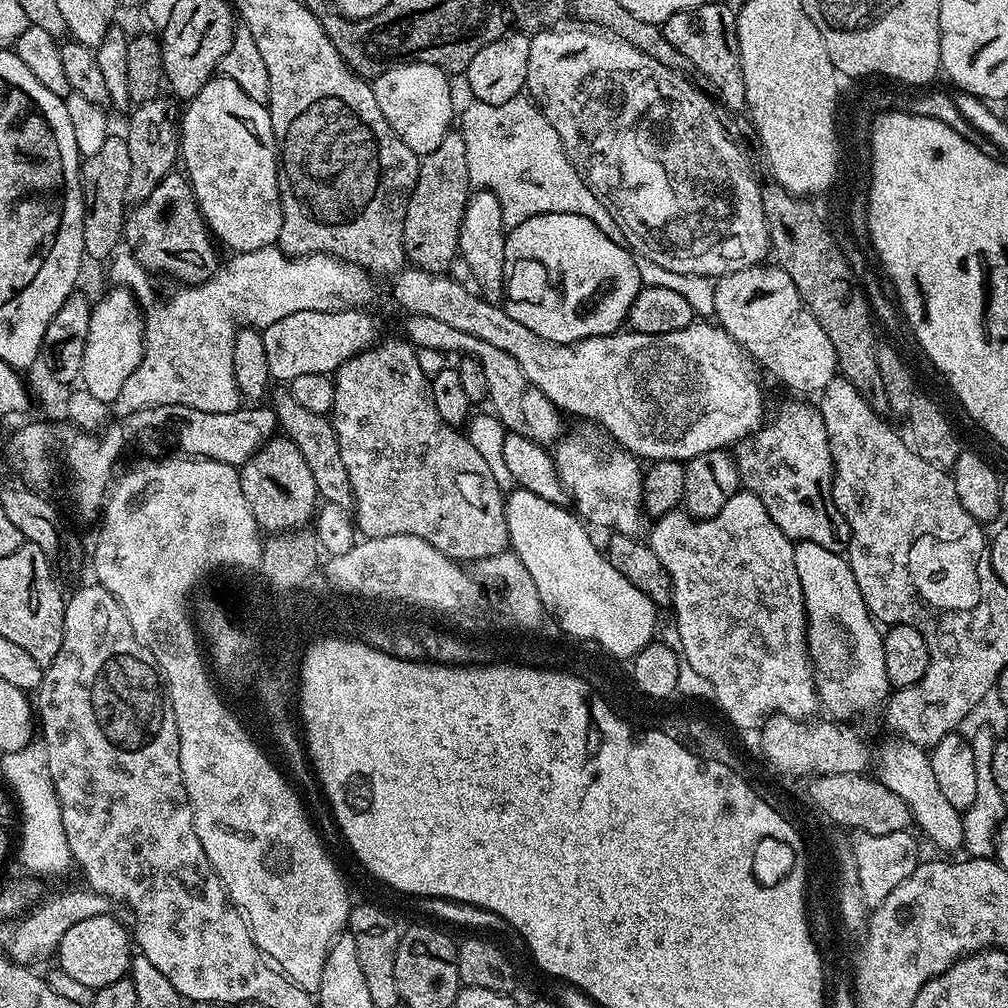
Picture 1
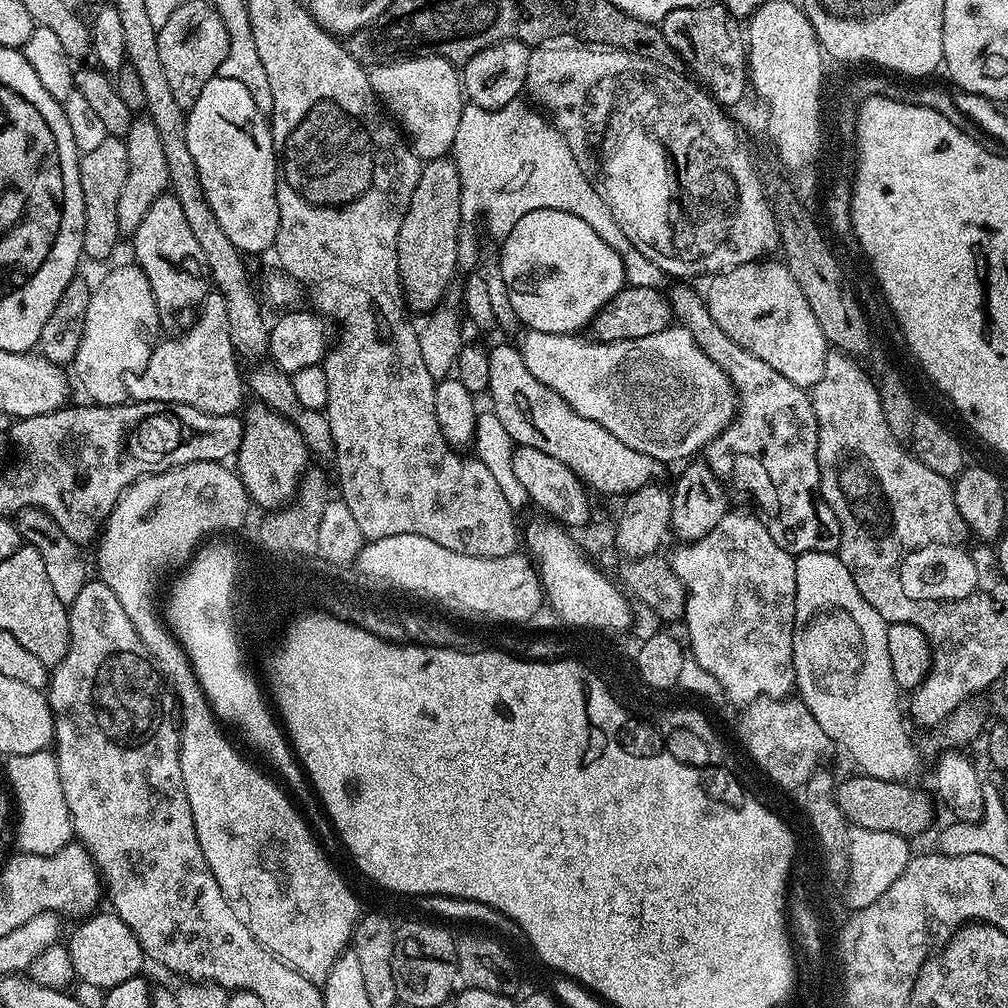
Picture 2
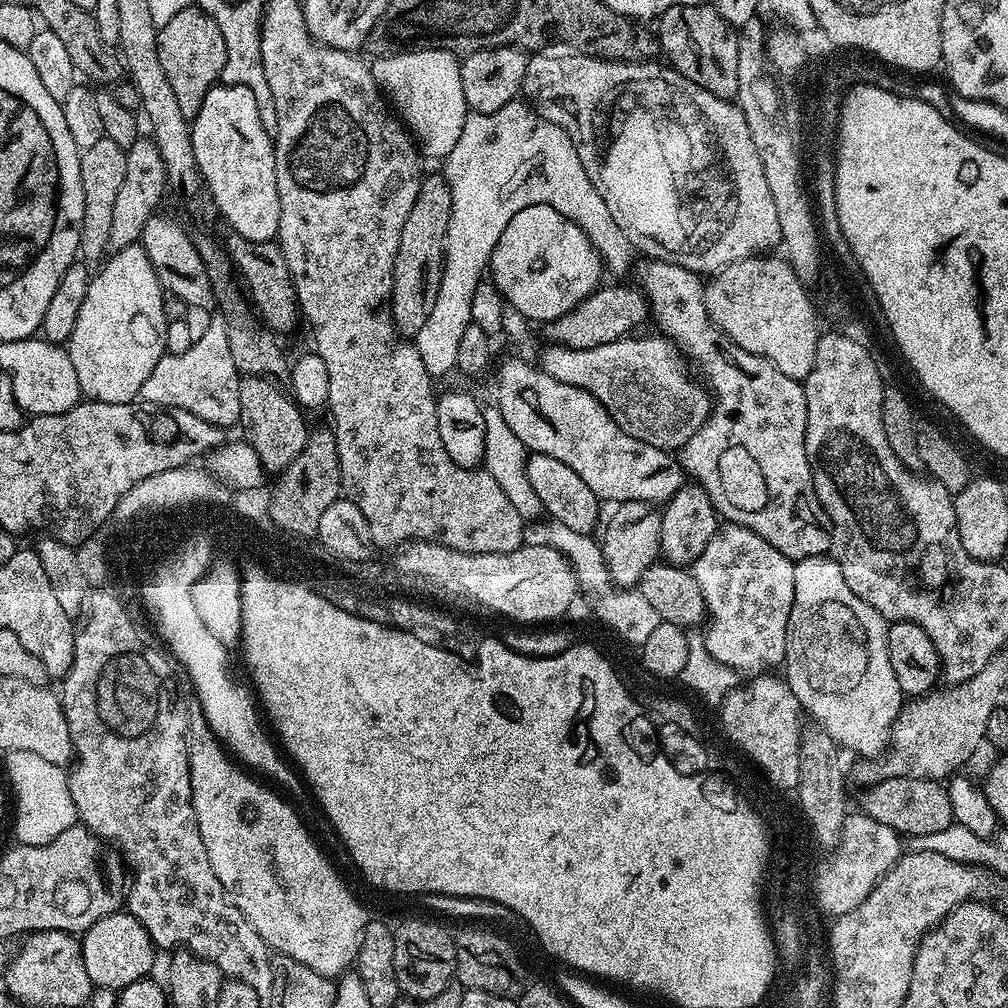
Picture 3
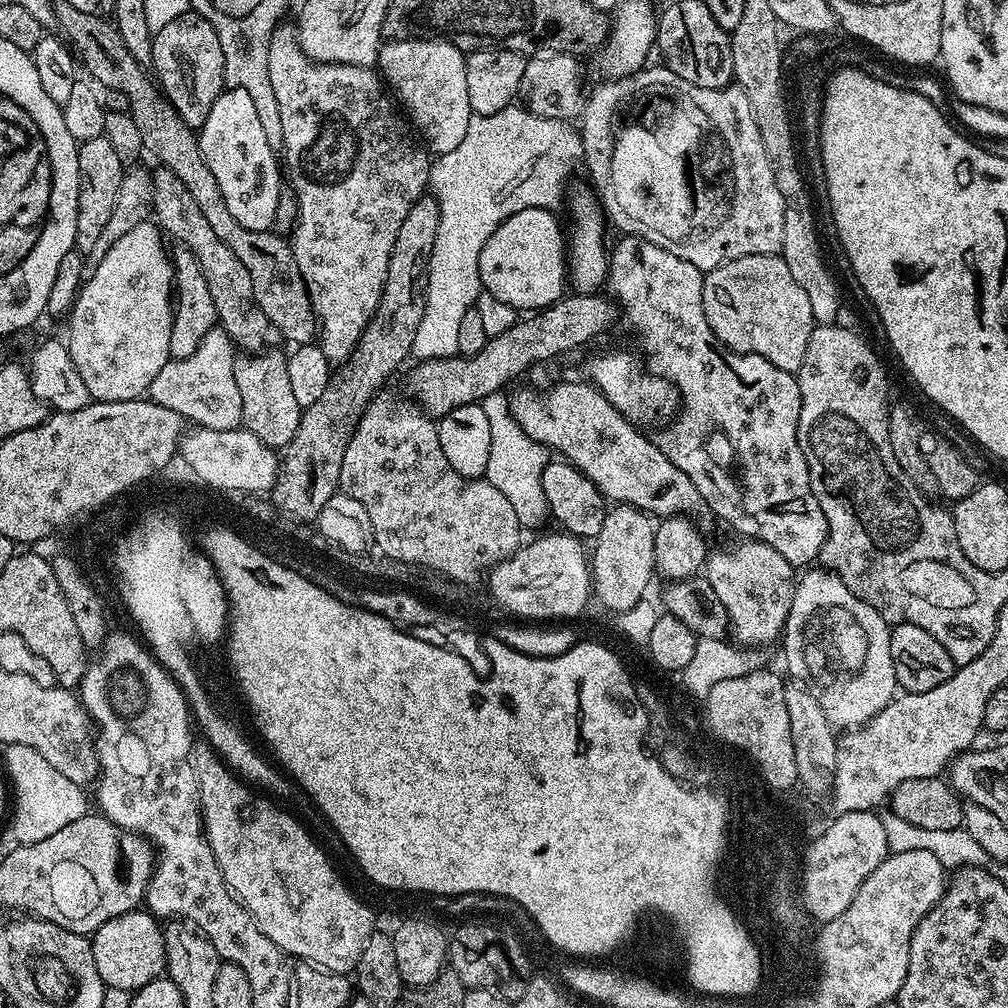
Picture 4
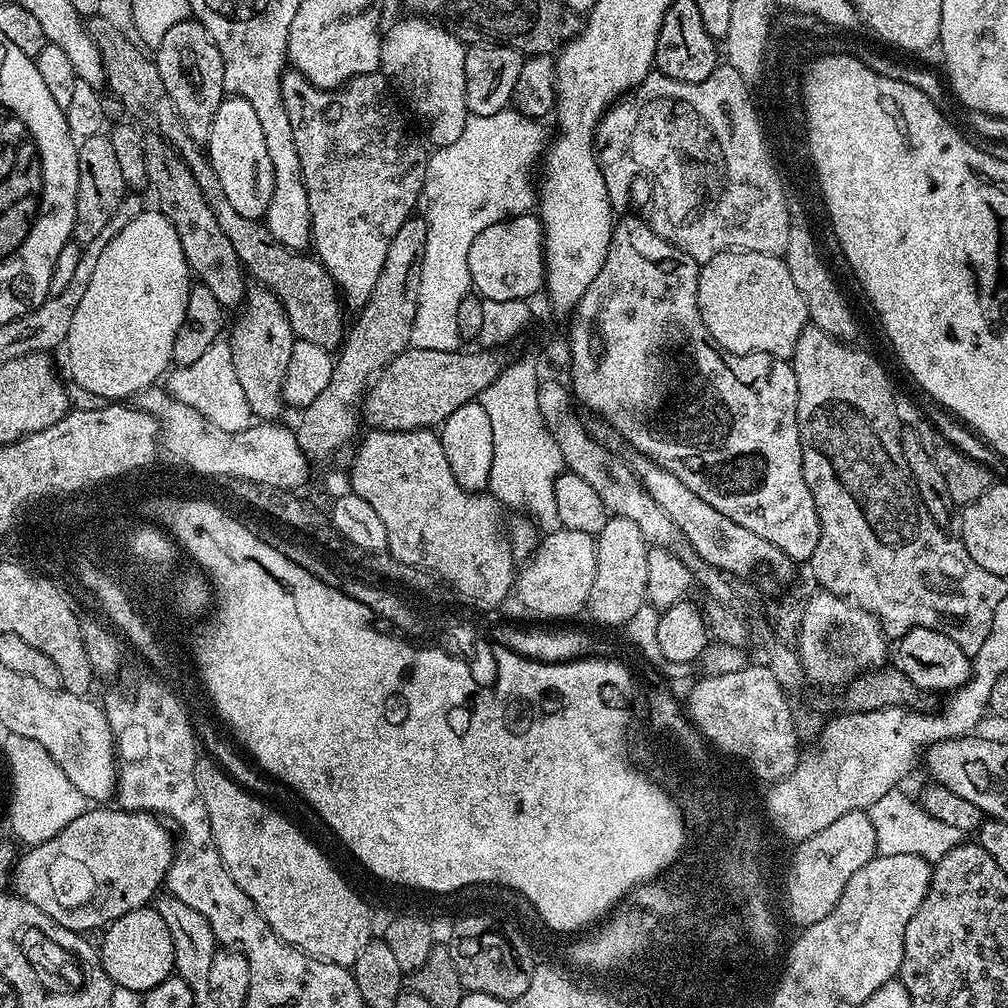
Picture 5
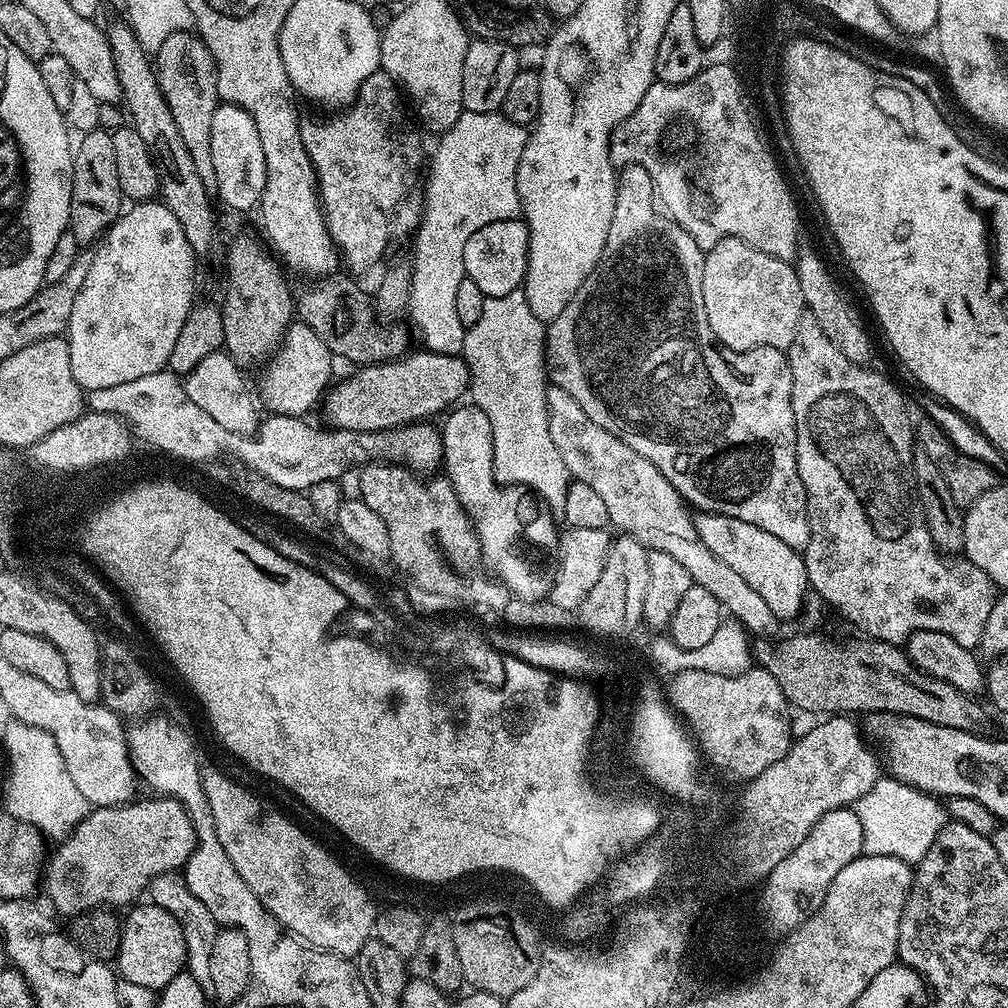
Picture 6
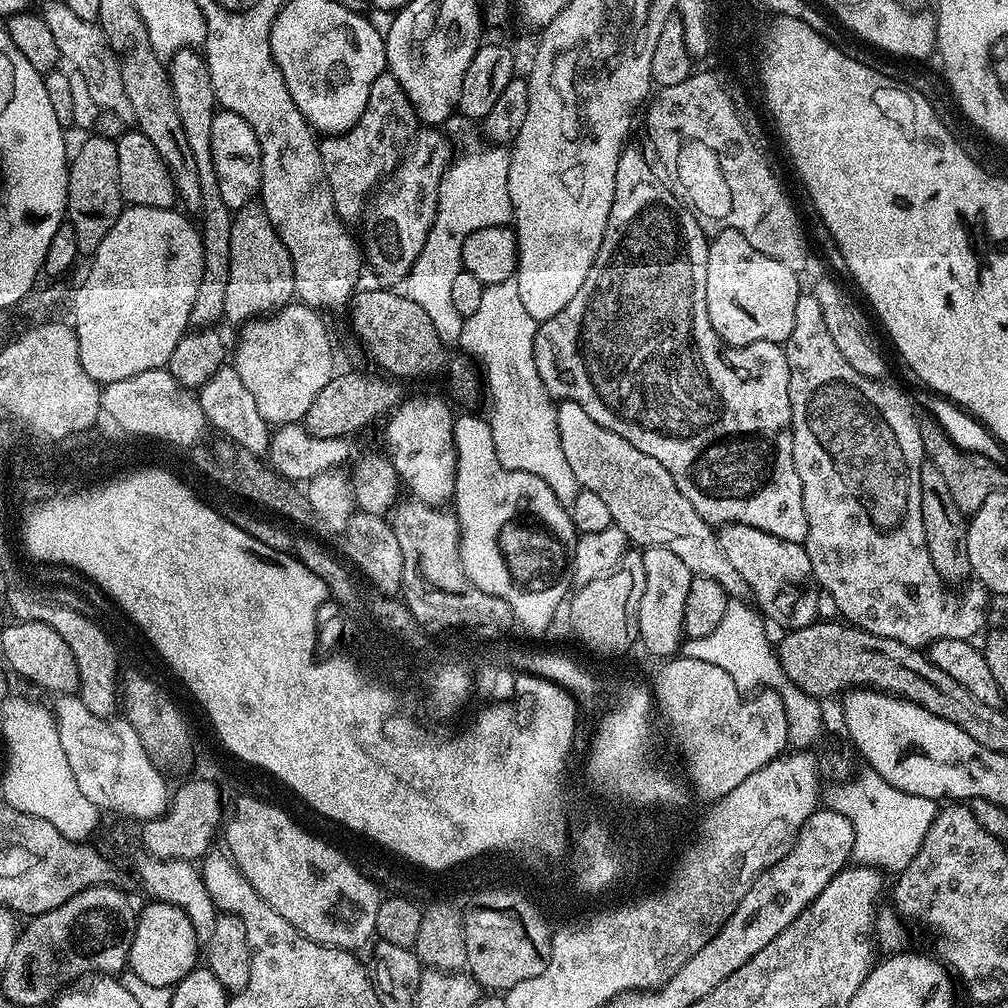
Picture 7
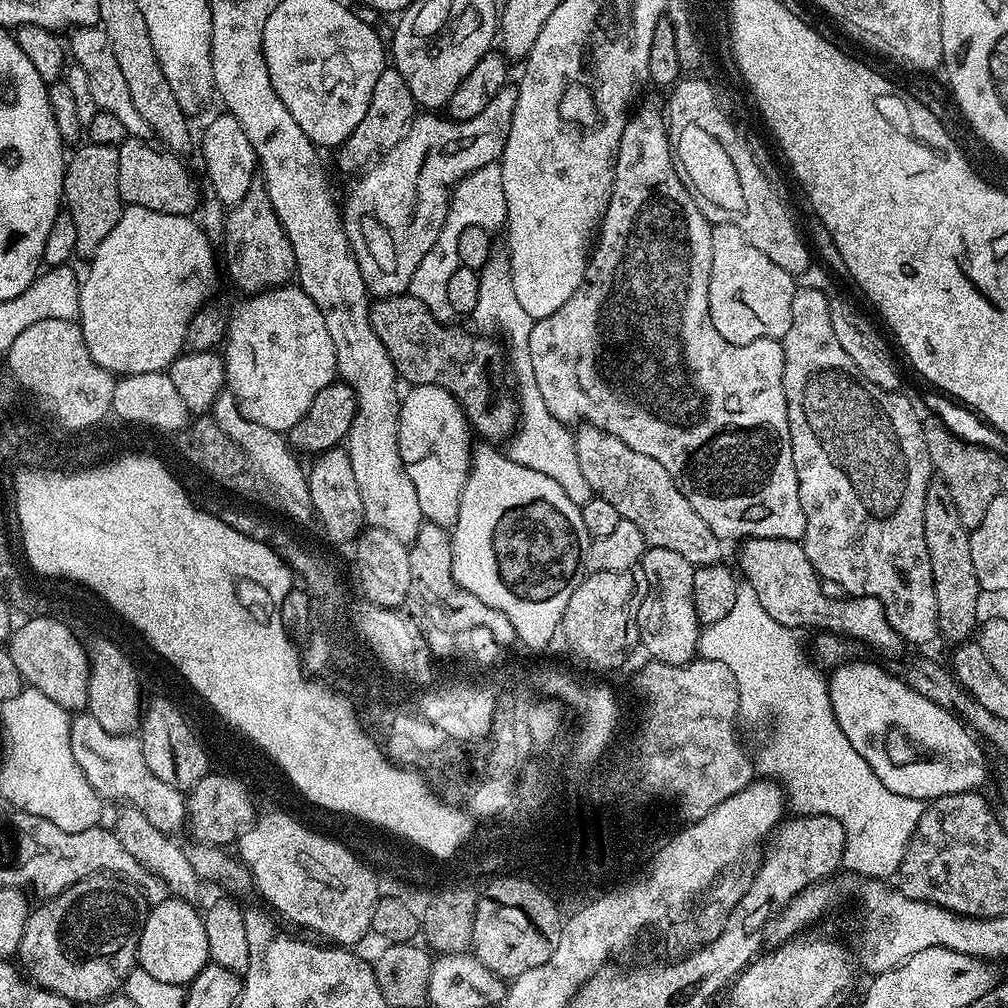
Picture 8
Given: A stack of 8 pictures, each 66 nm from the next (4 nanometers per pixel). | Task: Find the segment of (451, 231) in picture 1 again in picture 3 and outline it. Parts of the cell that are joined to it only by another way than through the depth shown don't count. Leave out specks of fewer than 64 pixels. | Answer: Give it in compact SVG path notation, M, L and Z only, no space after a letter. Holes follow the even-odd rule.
M425 175L420 181L418 198L414 198L414 206L402 225L402 238L398 238L398 254L394 258L394 286L392 287L392 323L396 325L401 337L415 338L418 330L422 330L426 318L430 318L430 310L434 310L434 298L438 298L438 286L442 278L444 265L444 239L450 226L450 186L443 175Z

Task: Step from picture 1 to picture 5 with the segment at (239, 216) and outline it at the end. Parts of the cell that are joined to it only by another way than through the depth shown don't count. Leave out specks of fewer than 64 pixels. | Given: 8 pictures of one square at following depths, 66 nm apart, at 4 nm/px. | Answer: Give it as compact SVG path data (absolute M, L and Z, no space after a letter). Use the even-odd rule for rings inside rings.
M229 95L220 103L218 114L214 114L214 126L210 126L206 151L230 206L234 206L242 218L263 218L270 206L270 194L274 194L274 166L270 166L262 125L246 98Z

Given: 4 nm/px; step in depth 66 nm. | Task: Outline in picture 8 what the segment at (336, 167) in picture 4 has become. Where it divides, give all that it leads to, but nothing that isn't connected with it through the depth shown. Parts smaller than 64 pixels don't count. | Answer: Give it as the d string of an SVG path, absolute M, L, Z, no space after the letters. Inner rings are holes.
M385 66L382 74L378 74L378 82L374 82L374 94L370 98L366 118L358 122L354 134L350 134L350 138L346 138L335 153L337 166L344 172L359 173L367 169L377 157L391 150L407 134L417 115L418 105L410 94L410 86L406 86L406 78L398 74L396 67Z

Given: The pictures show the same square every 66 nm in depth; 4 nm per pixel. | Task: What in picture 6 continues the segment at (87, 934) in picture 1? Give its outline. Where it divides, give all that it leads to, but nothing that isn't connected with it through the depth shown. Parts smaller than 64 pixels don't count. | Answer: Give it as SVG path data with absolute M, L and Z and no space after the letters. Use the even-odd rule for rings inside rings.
M140 902L131 909L128 917L123 917L120 931L120 945L116 948L114 968L119 979L134 982L137 986L146 986L153 990L164 988L180 972L185 971L185 938L181 932L180 923L172 914L166 914L162 906L151 902Z

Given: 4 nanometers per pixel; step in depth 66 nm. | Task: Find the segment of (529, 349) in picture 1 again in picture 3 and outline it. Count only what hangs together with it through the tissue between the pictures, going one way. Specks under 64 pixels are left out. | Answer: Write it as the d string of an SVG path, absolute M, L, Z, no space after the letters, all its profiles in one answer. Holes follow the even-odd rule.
M659 334L640 335L615 340L606 346L594 346L590 350L548 346L538 364L558 382L581 387L592 394L632 438L650 446L679 450L708 421L713 397L695 375L692 377L688 373L685 357L671 340Z

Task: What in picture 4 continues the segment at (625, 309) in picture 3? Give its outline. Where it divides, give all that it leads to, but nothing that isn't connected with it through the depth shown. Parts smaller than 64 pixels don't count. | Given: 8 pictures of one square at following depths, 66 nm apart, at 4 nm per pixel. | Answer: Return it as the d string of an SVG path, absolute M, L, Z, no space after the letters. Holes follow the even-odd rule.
M568 294L556 304L529 316L532 316L529 320L517 319L501 336L488 339L478 354L419 361L408 376L408 388L413 392L415 404L427 416L439 418L450 414L450 410L458 410L458 406L481 403L490 394L507 389L507 384L515 376L522 375L531 364L572 352L602 335L618 320L618 308L604 294Z

